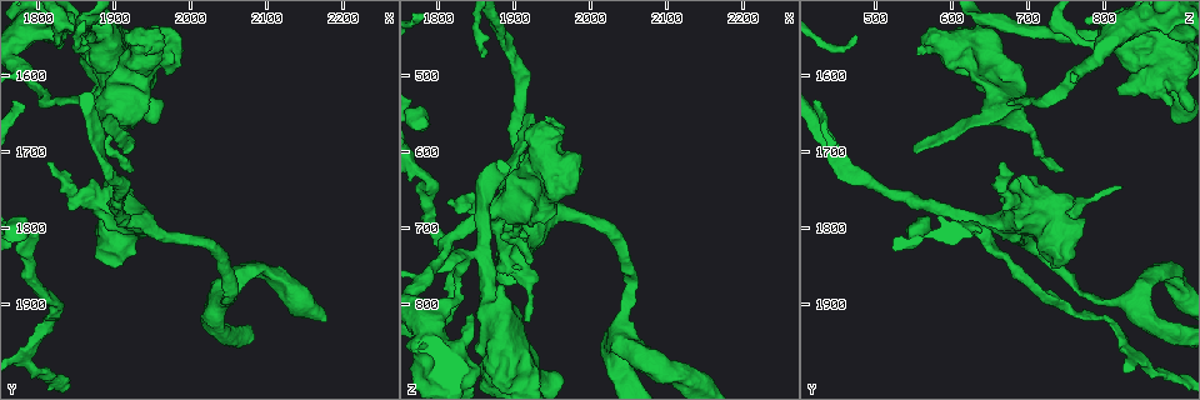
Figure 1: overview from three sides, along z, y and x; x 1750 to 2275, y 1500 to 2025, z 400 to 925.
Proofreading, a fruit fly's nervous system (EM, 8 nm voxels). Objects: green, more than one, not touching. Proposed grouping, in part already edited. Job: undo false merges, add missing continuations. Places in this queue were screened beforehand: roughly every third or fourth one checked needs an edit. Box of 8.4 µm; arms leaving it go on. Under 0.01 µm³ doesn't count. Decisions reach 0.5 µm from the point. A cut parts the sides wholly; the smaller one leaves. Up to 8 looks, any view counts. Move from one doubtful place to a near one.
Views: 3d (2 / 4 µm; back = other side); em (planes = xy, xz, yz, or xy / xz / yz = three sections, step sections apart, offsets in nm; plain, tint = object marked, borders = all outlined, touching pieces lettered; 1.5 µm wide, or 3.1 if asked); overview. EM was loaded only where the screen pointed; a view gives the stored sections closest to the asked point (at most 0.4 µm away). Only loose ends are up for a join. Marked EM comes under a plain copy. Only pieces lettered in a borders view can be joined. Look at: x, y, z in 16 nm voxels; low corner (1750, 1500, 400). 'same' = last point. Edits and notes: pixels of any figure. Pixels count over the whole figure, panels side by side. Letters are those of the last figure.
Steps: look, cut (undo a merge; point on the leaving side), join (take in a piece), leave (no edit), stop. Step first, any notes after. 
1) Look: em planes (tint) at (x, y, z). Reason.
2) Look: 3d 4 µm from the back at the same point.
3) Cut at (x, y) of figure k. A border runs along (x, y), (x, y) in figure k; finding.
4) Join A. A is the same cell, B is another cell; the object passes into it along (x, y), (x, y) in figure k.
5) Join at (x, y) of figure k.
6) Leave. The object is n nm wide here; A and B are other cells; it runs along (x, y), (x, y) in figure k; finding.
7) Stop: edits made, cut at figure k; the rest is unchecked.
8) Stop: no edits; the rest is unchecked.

Look: 3d 2 µm at (1825, 1915, 800). Narrows sharply.

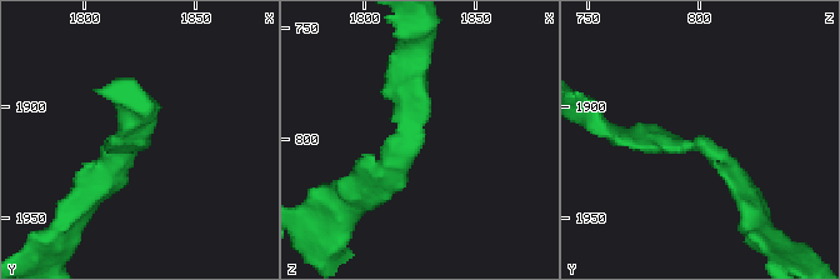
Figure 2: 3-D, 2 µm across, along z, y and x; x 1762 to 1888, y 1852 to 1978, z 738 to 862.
Look: em yz step 8 (borders) at (1824, 1915, 800).

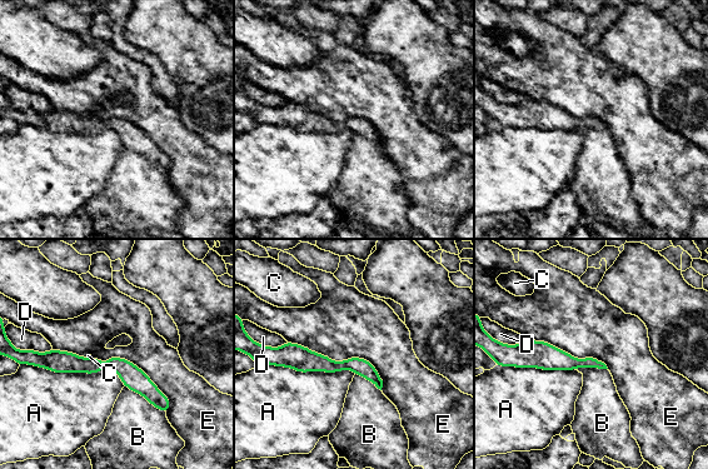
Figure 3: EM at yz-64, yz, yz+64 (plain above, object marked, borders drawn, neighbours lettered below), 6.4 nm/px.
Leave. The object is 90 nm wide here; the longest contact is with E, 700 nm; A, B, C, D and E are other cells; continuous, no second cell.

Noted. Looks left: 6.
Look: 3d 4 µm at (1900, 1850, 730). An open end.

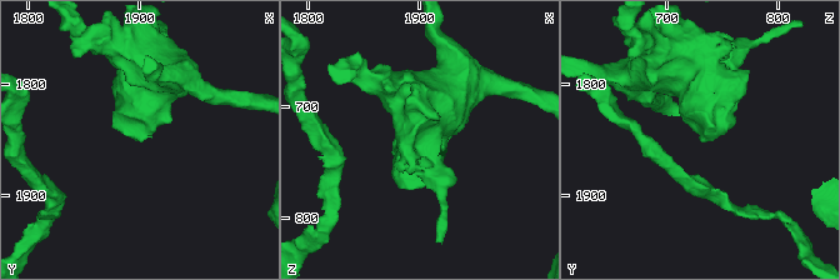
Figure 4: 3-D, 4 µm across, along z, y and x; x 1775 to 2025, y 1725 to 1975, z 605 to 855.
Look: em xz step 4 (borders) at (1900, 1850, 730). Now the EM.

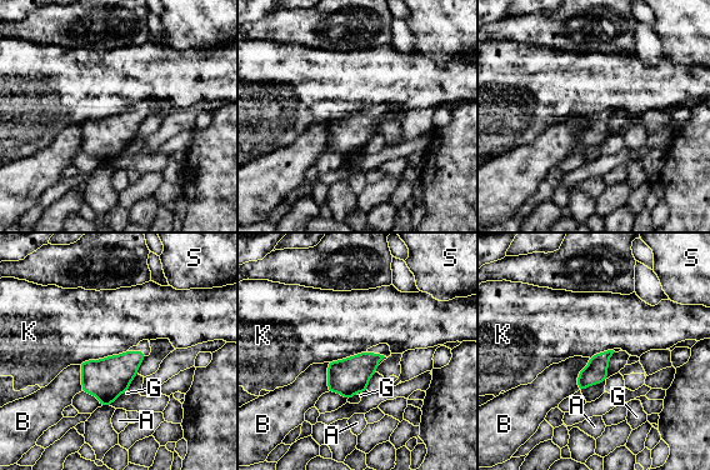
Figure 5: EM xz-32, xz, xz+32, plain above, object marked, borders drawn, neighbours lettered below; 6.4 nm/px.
Leave. A, B, G, K and S are other cells; a border runs along (126, 350), (78, 364) in figure 5; none of them fits.

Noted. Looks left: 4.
Look: 3d 4 µm at (1920, 1725, 750). Branch stops here.

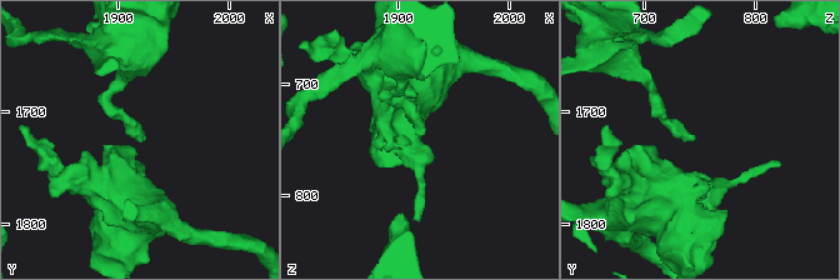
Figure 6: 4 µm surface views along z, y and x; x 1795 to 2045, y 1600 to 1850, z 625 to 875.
Look: em xz step 8 (borders) at (1922, 1724, 746). Need the tissue.

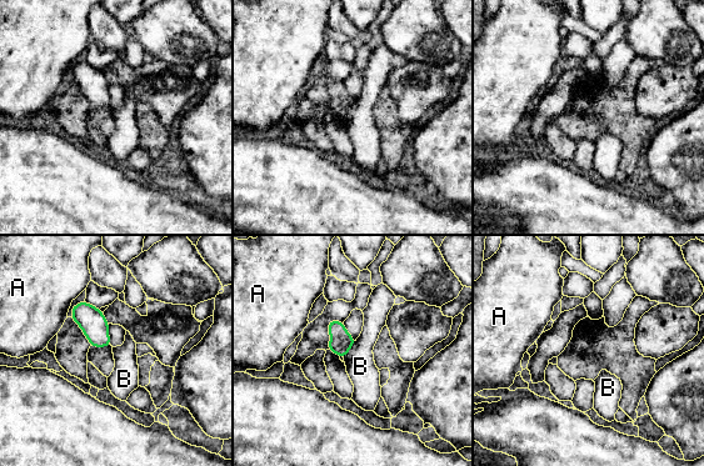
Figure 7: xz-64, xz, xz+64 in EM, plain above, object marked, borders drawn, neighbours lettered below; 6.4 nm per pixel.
Leave. A and B are other cells; a border runs along (357, 340), (343, 357) in figure 7; no lettered piece goes on from it.

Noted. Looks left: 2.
Stop: no edits; the rest is unchecked.

